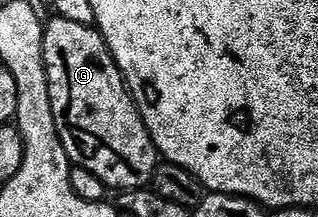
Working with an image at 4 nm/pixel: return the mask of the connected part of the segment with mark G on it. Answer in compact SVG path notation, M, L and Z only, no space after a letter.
M59 16L53 17L53 19L53 22L49 21L44 27L44 63L46 64L48 83L50 84L50 100L54 108L54 120L58 124L58 136L66 148L68 158L73 164L79 164L92 172L94 176L100 177L106 187L111 188L113 191L116 189L116 192L123 192L147 187L151 183L153 176L156 175L158 151L155 144L152 143L152 133L148 131L148 125L144 123L144 117L140 114L140 109L138 109L136 102L132 98L132 91L128 89L128 84L124 81L124 73L118 68L118 64L106 44L106 40L100 35L100 31L96 26L78 24L74 20Z

